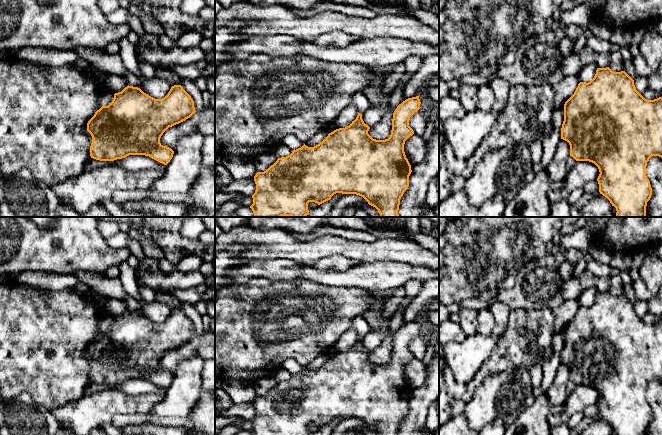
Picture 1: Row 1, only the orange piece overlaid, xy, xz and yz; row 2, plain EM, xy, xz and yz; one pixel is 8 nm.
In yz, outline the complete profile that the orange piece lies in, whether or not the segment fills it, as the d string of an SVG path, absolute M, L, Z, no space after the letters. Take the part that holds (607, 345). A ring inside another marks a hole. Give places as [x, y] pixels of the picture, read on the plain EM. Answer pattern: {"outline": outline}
{"outline": "M609 291L597 292L594 302L588 307L580 306L574 318L565 326L561 363L569 367L570 380L576 385L589 385L598 391L600 396L597 402L599 416L610 425L612 430L616 432L616 435L646 435L647 426L652 419L650 405L646 400L647 386L652 380L662 382L662 321L647 324L636 314L634 304L625 295L614 296Z"}

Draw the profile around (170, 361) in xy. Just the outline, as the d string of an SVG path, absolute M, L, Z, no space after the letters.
M207 331L202 335L196 335L185 345L169 351L160 362L161 369L175 375L179 362L188 354L199 356L204 362L215 359L215 333Z

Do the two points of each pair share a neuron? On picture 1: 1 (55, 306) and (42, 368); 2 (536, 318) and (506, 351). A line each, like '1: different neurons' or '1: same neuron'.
1: same neuron
2: same neuron

